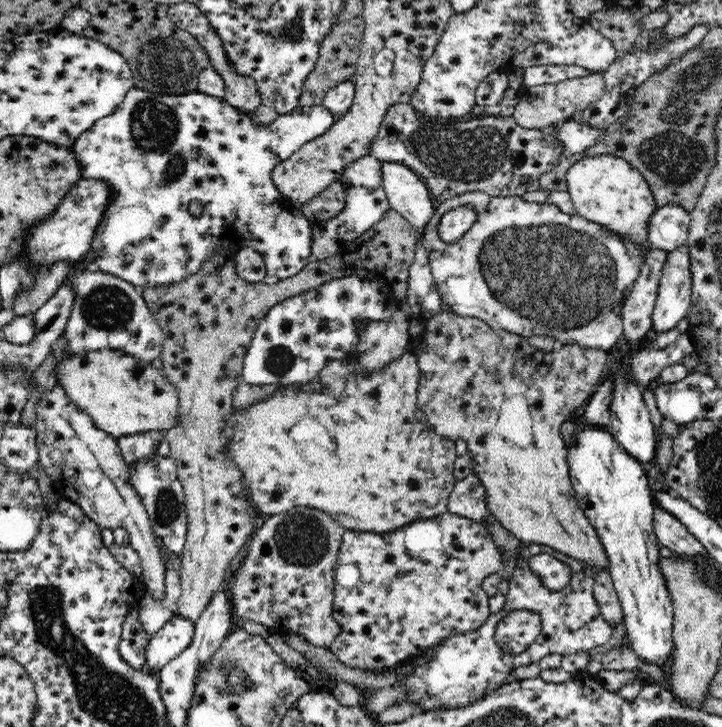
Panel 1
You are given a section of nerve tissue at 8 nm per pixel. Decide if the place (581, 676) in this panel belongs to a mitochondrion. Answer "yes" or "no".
no

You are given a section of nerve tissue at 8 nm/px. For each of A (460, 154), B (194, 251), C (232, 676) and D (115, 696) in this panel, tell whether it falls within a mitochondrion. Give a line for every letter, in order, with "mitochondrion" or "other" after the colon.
A: mitochondrion
B: other
C: mitochondrion
D: mitochondrion

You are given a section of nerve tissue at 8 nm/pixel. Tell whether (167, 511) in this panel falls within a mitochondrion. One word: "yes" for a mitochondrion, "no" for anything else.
yes

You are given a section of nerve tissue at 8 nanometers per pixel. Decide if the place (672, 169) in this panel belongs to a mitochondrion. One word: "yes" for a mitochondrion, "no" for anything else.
yes

